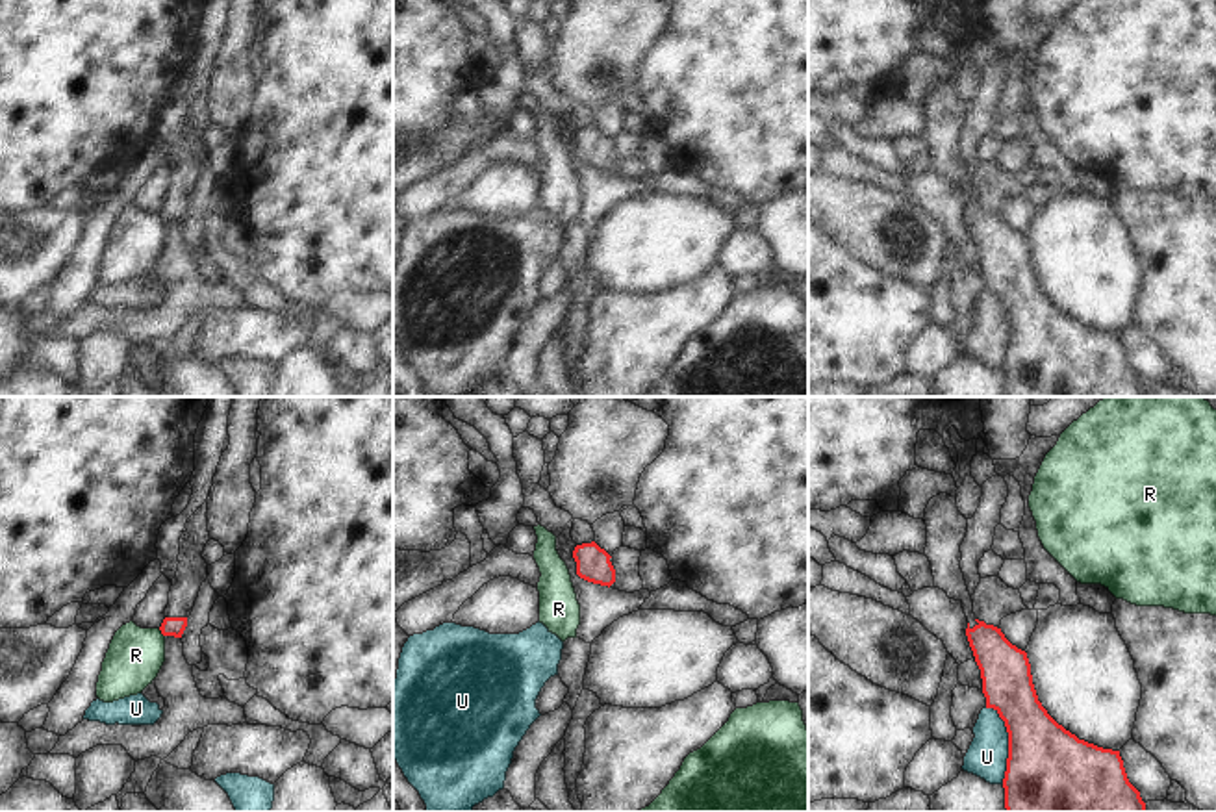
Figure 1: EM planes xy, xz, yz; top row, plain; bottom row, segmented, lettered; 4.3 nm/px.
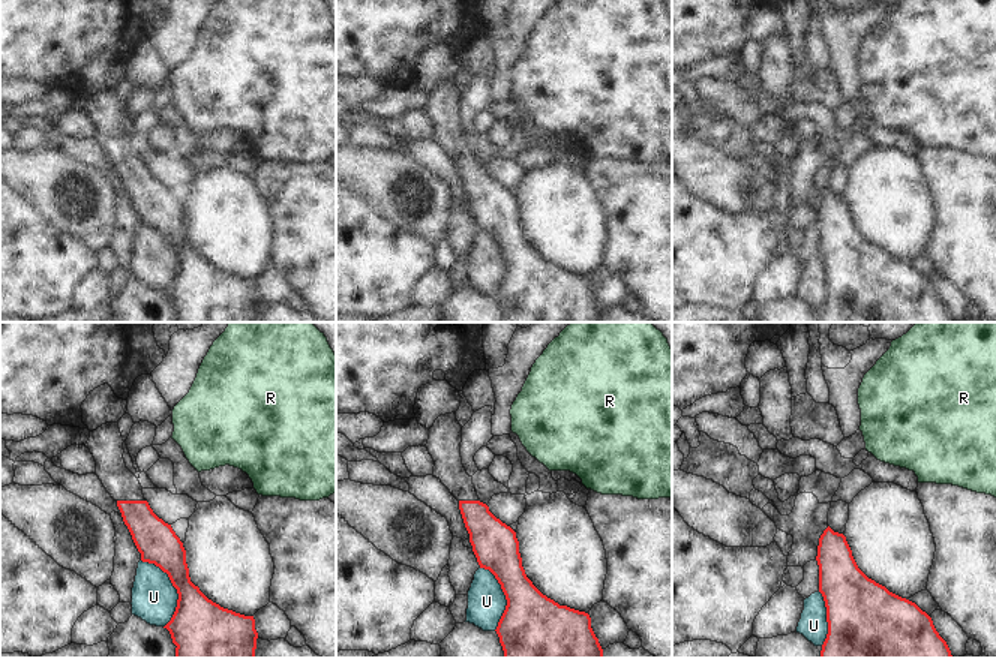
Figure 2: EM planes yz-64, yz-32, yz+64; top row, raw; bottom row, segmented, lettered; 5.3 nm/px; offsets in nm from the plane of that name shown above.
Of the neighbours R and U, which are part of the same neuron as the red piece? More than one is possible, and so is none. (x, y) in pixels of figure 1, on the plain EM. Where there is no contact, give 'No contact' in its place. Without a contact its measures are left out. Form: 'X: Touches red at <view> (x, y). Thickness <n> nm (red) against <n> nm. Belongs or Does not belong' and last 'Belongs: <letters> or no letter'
R: Touches red at xy (162, 217). Thickness 80 nm (red) against 240 nm. Does not belong
U: Touches red at yz (1009, 327). Thickness 420 nm (red) against 180 nm. Does not belong
Belongs: no letter.

